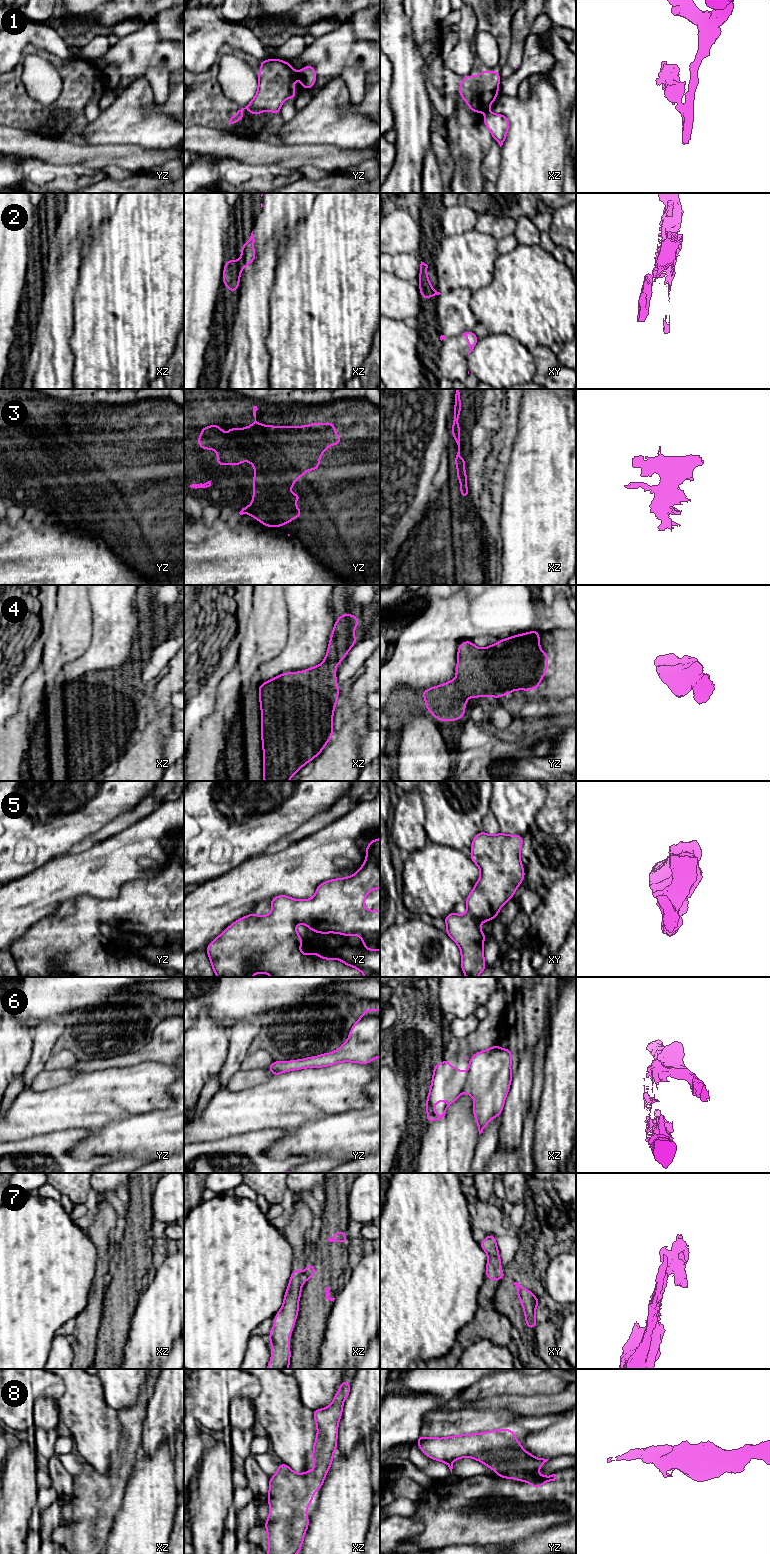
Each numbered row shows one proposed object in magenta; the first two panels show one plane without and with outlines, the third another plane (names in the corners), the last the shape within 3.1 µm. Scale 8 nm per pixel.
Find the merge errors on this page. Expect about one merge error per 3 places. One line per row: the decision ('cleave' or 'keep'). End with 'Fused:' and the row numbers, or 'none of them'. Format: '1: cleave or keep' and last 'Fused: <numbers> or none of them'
1: cleave
2: cleave
3: keep
4: keep
5: keep
6: cleave
7: cleave
8: keep
Fused: 1, 2, 6, 7

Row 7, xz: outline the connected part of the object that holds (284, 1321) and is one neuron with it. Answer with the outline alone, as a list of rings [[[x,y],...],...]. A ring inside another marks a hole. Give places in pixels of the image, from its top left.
[[[299,1269],[292,1271],[283,1305],[274,1316],[274,1328],[269,1332],[270,1338],[268,1341],[273,1344],[273,1347],[269,1350],[272,1359],[269,1361],[267,1369],[289,1369],[291,1356],[289,1348],[290,1334],[298,1317],[298,1303],[303,1280],[304,1276]]]

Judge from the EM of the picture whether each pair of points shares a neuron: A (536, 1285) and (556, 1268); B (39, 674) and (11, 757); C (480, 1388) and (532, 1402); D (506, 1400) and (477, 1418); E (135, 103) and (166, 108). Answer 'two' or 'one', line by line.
A: two
B: one
C: two
D: two
E: two

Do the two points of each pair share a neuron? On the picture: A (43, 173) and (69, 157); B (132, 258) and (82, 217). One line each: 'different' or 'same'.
A: different
B: different

